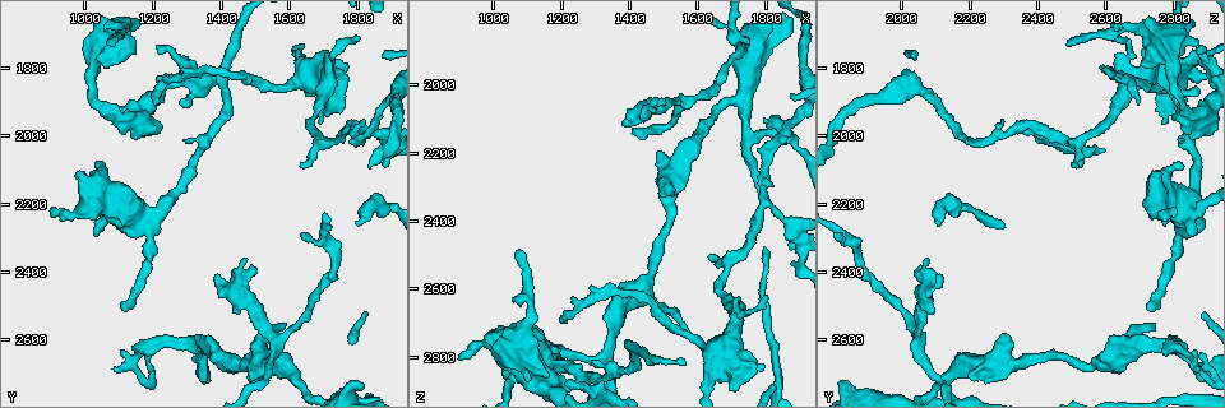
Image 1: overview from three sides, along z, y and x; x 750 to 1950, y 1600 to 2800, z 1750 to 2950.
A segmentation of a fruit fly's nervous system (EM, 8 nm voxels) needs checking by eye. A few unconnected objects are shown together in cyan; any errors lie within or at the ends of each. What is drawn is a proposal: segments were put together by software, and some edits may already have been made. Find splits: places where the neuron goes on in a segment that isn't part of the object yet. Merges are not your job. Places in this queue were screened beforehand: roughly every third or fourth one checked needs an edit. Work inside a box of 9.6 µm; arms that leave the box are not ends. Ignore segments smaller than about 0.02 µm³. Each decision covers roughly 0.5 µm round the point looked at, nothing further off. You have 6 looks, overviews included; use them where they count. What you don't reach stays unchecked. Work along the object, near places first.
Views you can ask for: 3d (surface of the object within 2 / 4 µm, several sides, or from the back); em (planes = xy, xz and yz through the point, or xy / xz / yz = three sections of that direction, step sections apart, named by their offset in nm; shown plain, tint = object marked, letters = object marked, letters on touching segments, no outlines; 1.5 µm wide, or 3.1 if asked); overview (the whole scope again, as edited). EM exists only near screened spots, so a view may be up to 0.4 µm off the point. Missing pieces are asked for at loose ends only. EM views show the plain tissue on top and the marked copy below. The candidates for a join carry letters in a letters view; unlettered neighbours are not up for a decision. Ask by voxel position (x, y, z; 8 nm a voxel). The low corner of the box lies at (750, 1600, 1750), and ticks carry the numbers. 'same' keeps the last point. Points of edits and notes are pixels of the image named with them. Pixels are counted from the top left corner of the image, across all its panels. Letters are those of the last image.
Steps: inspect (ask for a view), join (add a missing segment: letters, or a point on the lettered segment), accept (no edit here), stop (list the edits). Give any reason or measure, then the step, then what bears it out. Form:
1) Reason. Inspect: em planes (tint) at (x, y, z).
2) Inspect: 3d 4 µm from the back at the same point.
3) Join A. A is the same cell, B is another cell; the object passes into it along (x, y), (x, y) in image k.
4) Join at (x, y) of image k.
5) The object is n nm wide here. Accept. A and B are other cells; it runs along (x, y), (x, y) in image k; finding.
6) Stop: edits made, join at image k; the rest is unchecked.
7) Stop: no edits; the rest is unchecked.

Thin end. Inspect: em xy step 8 (letters) at (1800, 1710, 2630).

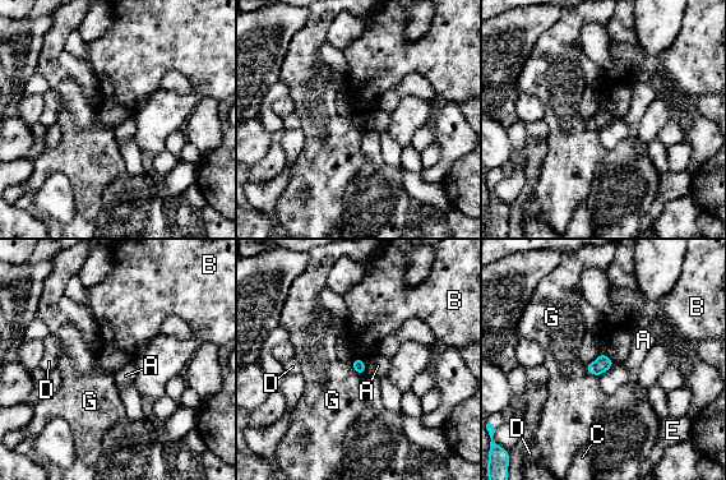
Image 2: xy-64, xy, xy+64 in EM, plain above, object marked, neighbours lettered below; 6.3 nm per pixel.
Accept. A, B, C, D, E and G are other cells; a border runs along (355, 358), (364, 361) in image 2; no lettered segment goes on from it.

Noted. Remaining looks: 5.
Free end. Inspect: em xz step 8 (letters) at (1080, 2680, 2870).

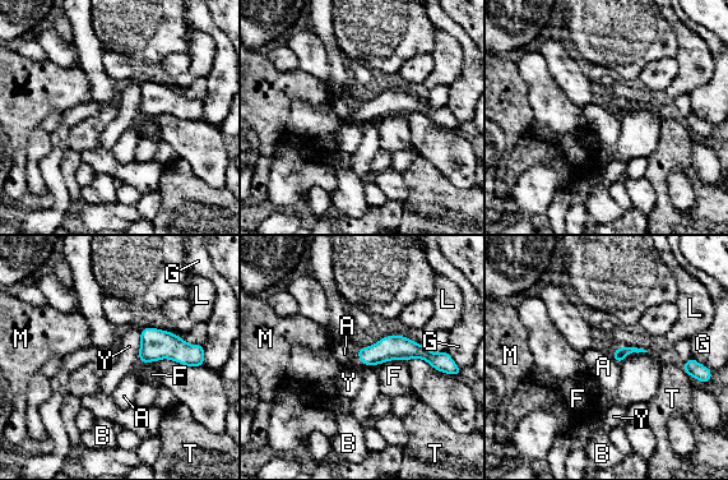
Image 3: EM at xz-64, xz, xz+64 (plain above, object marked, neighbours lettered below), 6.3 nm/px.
The longest contact is with Y, 200 nm. Accept. A, B, F, G, L, M, T and Y are other cells; none of them fits.

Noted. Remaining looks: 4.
An open end. Inspect: 3d 2 µm at (1130, 2510, 2730).

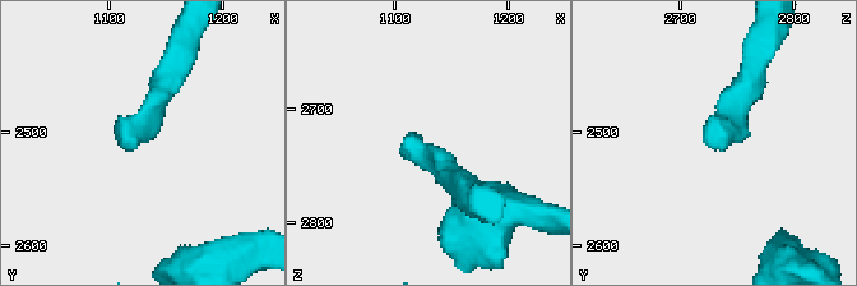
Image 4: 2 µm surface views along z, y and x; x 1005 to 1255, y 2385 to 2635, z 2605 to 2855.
Now the EM. Inspect: em planes (letters) at (1124, 2510, 2726).

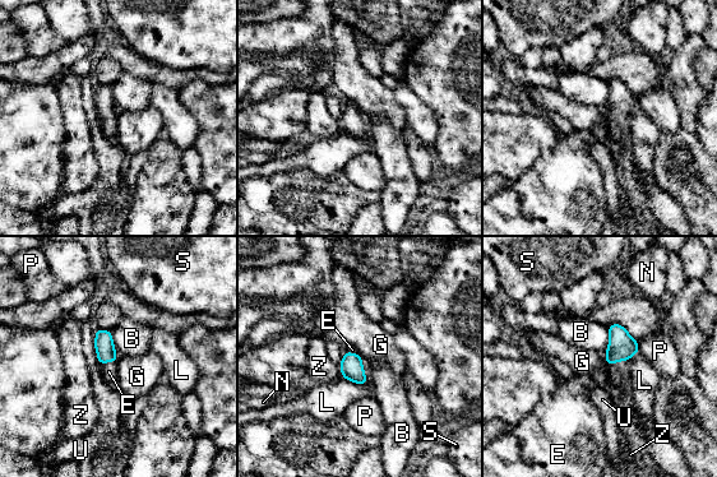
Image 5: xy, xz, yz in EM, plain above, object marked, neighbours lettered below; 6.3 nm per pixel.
Join E. E is the same cell, B, G, L, N, P, S, U and Z are other cells; it goes on there.

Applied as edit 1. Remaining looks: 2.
Stop: edits made, join at image 5; the rest is unchecked.

